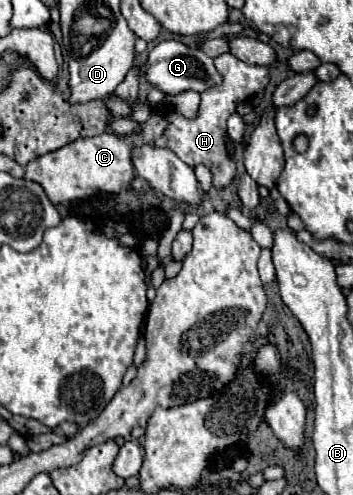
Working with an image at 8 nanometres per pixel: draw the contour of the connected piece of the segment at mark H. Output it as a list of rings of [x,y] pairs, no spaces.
[[[223,53],[223,55],[215,57],[215,67],[223,75],[223,85],[215,87],[215,89],[209,89],[201,95],[199,117],[197,119],[185,119],[183,115],[163,107],[161,111],[167,117],[169,127],[155,141],[155,145],[171,149],[189,167],[195,167],[199,163],[207,165],[213,173],[213,185],[217,189],[221,189],[221,187],[229,185],[231,179],[235,177],[235,163],[227,157],[227,149],[225,149],[225,139],[227,139],[225,123],[227,123],[229,115],[235,113],[235,105],[239,101],[249,101],[253,95],[257,95],[259,91],[265,89],[265,85],[269,83],[269,71],[267,71],[267,67],[261,67],[261,65],[249,65],[249,63],[237,59],[231,53]]]

